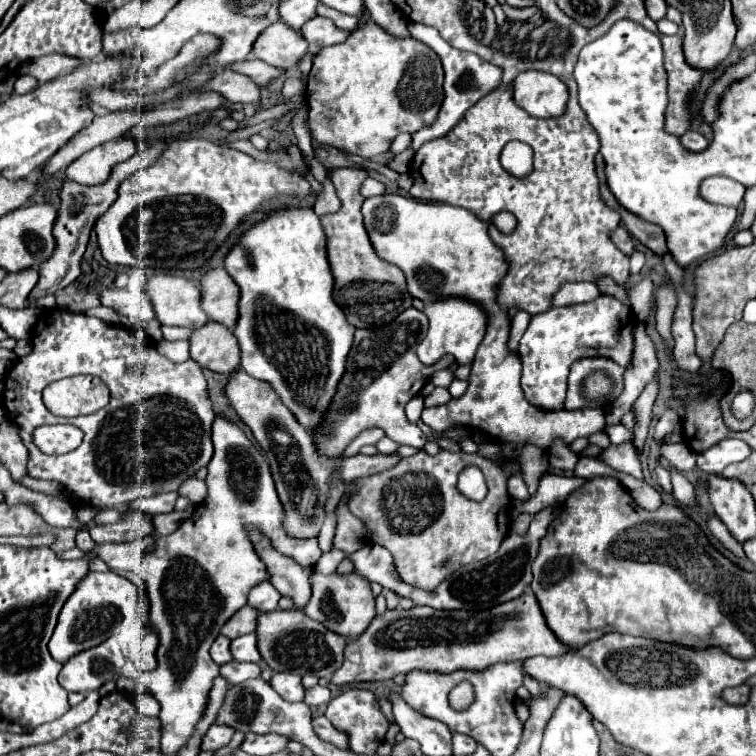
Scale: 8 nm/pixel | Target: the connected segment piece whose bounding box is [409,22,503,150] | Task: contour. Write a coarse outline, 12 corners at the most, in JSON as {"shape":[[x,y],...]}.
{"shape":[[409,22],[445,68],[439,120],[413,134],[411,148],[445,136],[503,70],[445,42],[435,28]]}

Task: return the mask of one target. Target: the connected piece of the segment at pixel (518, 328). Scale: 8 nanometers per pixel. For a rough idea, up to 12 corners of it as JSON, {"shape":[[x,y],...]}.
{"shape":[[527,312],[511,320],[507,348],[517,352],[517,342],[529,324]]}

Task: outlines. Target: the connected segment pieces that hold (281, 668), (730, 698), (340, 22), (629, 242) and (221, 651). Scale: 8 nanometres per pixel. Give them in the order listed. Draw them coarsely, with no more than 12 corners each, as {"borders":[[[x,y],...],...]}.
{"borders":[[[291,610],[261,612],[257,648],[297,676],[343,662],[347,640]],[[749,686],[723,690],[721,698],[727,704],[745,704]],[[323,4],[317,6],[317,14],[333,20],[341,30],[353,30],[357,16],[347,16]],[[623,226],[611,234],[611,240],[625,256],[635,252],[633,238]],[[217,636],[211,646],[215,664],[231,662],[229,638]]]}

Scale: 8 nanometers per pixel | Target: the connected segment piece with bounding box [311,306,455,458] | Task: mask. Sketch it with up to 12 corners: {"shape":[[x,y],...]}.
{"shape":[[411,306],[355,332],[335,396],[311,432],[337,458],[359,432],[427,442],[405,404],[433,366],[415,348],[427,316]]}

